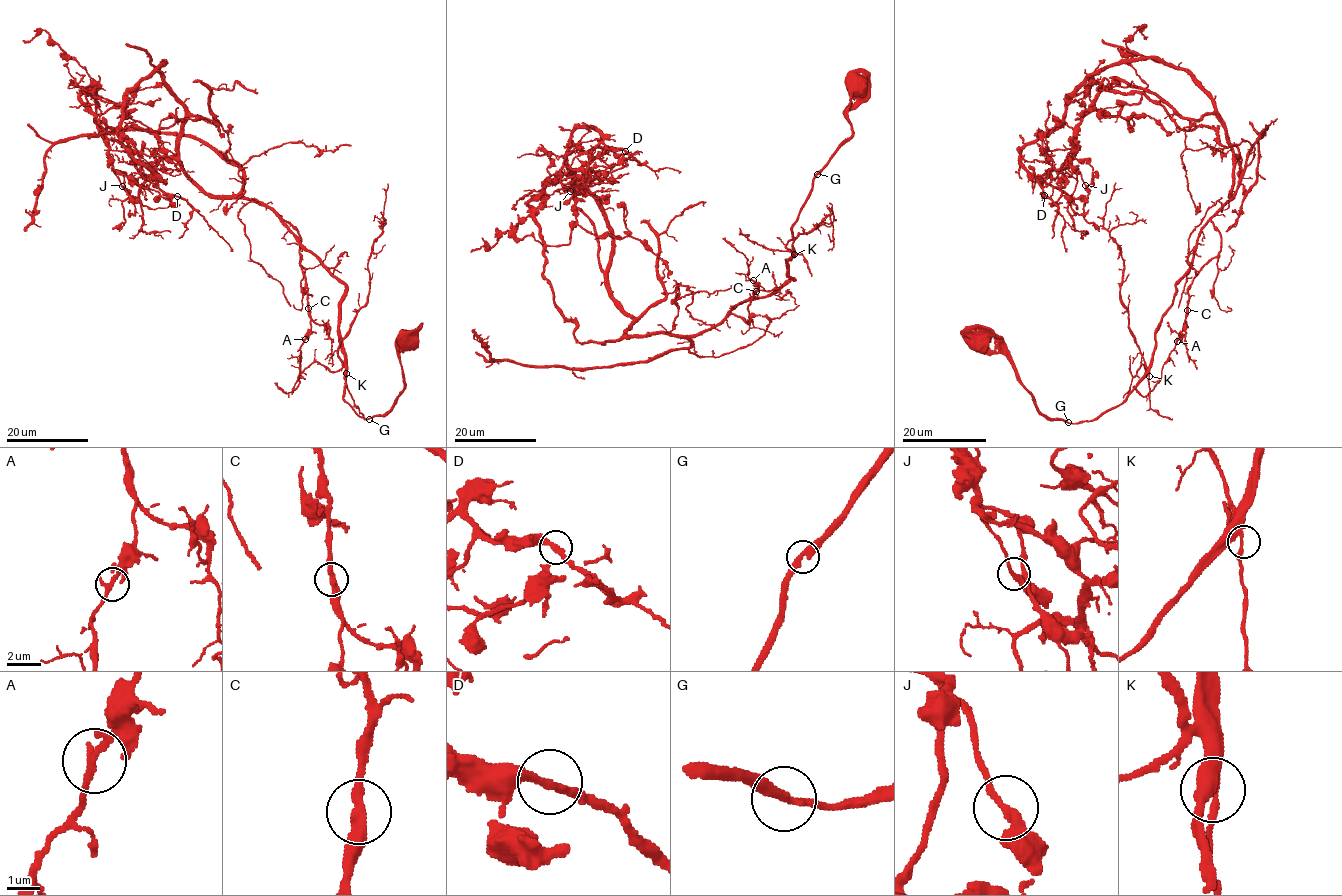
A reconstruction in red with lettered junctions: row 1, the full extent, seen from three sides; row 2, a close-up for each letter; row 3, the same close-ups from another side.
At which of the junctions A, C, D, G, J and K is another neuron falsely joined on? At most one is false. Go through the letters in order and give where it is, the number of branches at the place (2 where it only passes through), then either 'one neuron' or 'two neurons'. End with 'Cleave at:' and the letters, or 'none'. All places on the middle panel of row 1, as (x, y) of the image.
A: place (753, 280); branches 2; one neuron
C: place (756, 291); branches 2; one neuron
D: place (625, 151); branches 2; one neuron
G: place (817, 174); branches 2; one neuron
J: place (570, 191); branches 2; one neuron
K: place (794, 254); branches 2; one neuron
Cleave at: none

